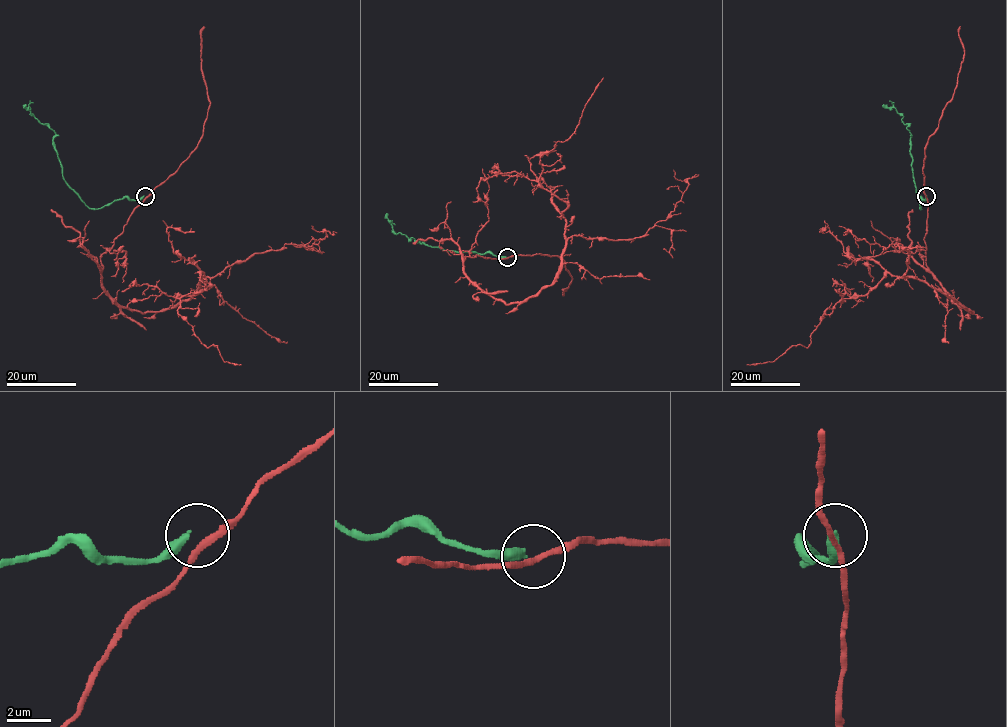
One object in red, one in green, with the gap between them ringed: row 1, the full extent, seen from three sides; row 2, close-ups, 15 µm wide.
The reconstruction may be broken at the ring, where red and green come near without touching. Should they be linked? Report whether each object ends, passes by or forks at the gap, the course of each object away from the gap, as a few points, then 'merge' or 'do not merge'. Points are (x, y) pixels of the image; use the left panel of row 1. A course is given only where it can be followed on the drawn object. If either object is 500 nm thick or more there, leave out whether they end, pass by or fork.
red passes by; green ends there; red runs (146, 196), (101, 255), (101, 287), (164, 311), (203, 273), (178, 315), (241, 364); green runs (144, 196), (138, 200), (122, 197), (98, 208), (89, 208), (64, 180), (53, 141), (56, 133), (24, 105); do not merge

